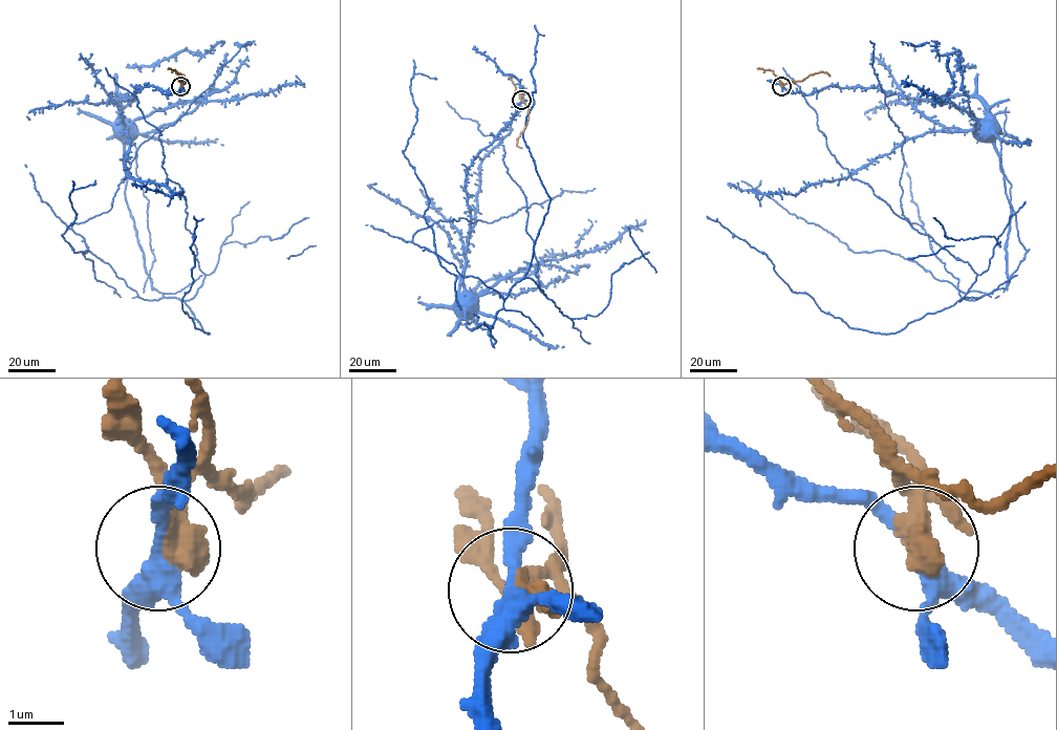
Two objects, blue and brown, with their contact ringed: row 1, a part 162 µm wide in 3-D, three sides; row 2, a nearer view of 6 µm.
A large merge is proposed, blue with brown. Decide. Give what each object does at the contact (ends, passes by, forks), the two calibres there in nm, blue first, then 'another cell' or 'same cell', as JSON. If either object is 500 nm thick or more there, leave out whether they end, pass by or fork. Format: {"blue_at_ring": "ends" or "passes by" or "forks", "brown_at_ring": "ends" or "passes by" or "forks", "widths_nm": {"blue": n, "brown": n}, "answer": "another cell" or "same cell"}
{"blue_at_ring": "forks", "brown_at_ring": "passes by", "widths_nm": {"blue": 280, "brown": 400}, "answer": "another cell"}

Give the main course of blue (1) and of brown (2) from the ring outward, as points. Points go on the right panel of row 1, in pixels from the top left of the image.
1: (781, 86), (806, 94), (837, 85), (872, 87), (922, 100), (976, 97), (986, 107), (988, 120)
2: (781, 86), (780, 83), (802, 81), (820, 71), (829, 76)

